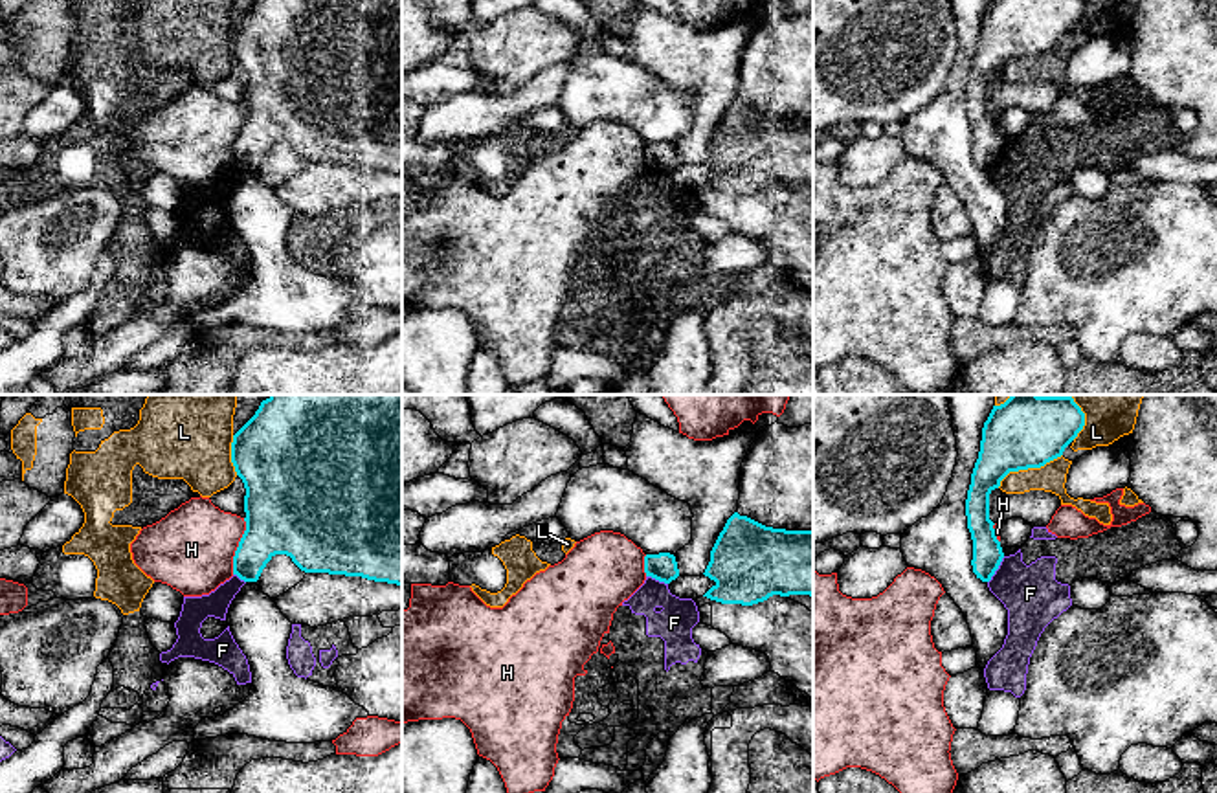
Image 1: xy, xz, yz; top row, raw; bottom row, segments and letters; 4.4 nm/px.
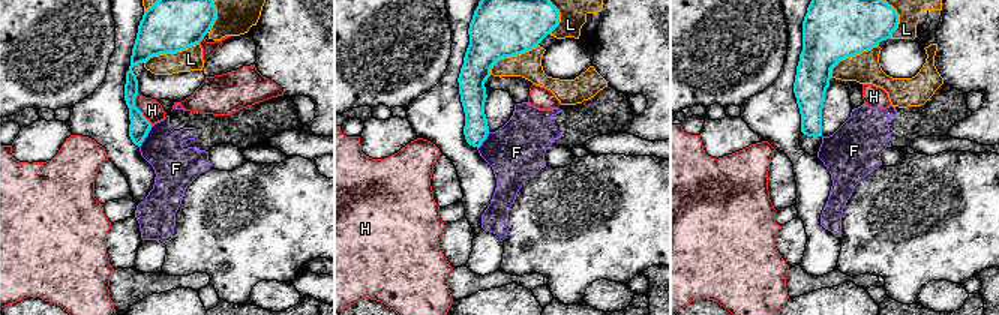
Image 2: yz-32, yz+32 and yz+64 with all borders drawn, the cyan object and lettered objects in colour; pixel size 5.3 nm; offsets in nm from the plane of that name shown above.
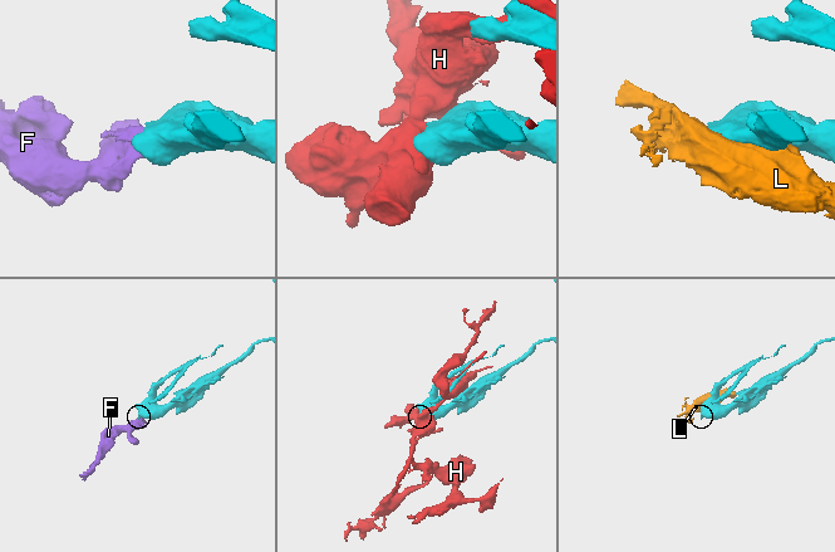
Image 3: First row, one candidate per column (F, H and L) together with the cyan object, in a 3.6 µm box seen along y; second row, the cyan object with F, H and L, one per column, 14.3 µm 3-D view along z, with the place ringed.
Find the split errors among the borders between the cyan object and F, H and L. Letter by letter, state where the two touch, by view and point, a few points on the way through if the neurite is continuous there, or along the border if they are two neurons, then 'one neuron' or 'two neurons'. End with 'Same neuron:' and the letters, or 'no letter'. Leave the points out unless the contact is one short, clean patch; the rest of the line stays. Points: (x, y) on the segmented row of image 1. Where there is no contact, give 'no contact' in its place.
F: meets cyan in yz at (997, 568); border along yz (1004, 557), (988, 582); two neurons
H: meets cyan in xy at (239, 546); two neurons
L: meets cyan in yz at (1028, 467); two neurons
Same neuron: no letter

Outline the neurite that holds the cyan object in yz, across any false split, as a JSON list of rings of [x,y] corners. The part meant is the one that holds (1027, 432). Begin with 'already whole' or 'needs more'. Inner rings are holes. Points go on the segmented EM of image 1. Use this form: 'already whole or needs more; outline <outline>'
already whole; outline [[[1011,395],[993,406],[966,499],[977,578],[989,582],[1004,558],[989,519],[989,494],[1010,472],[1041,468],[1061,457],[1083,426],[1085,413],[1072,396]]]

